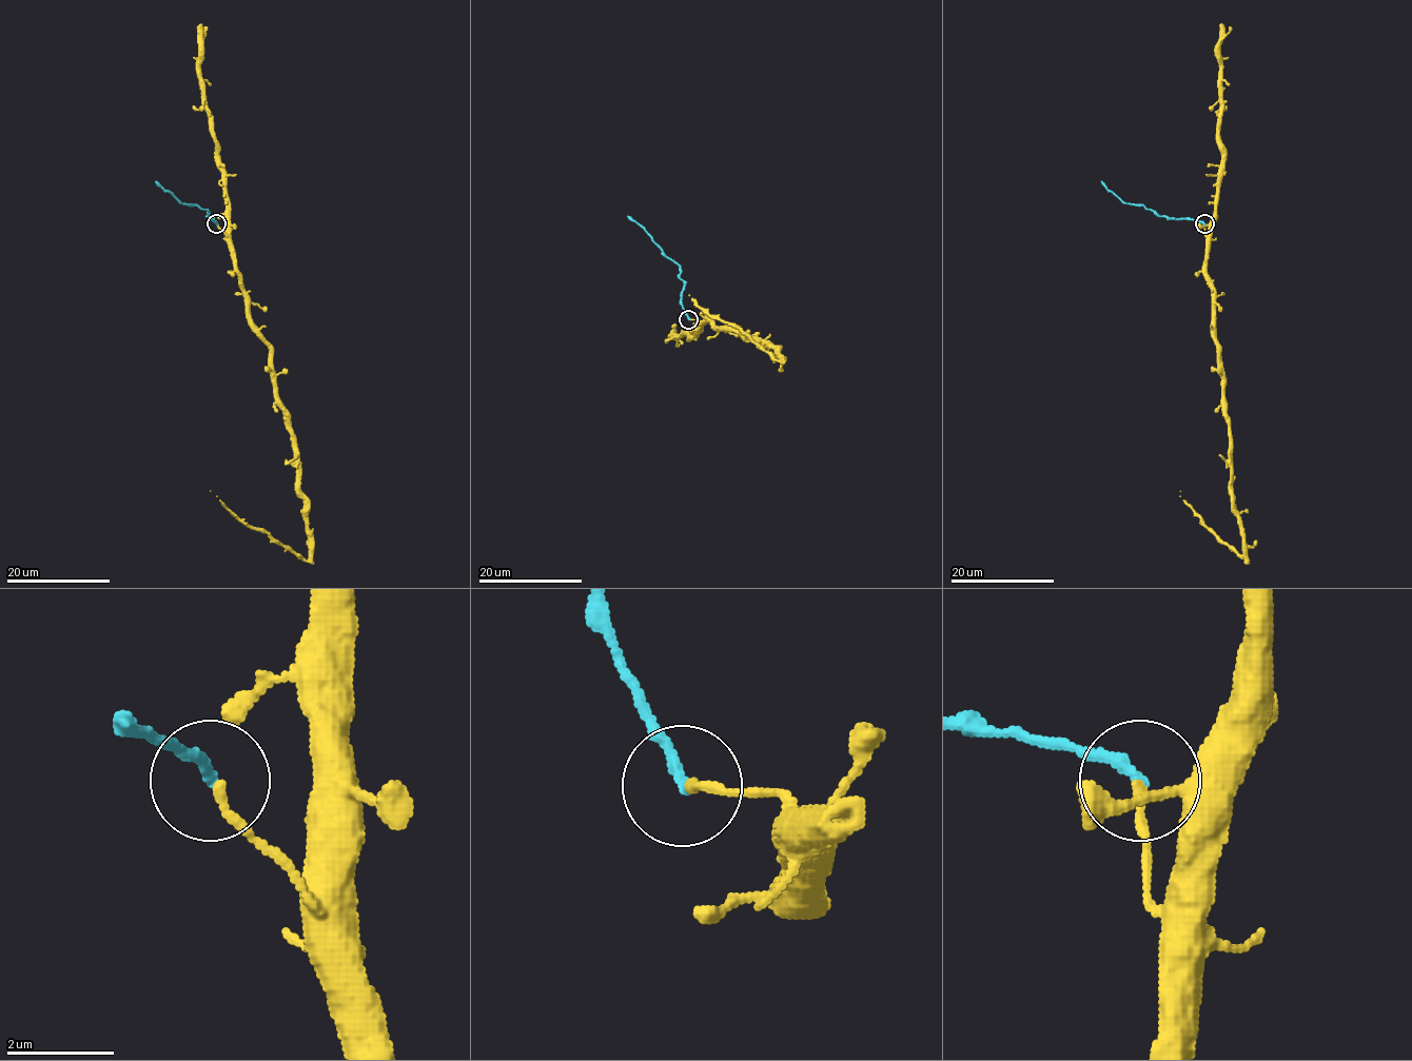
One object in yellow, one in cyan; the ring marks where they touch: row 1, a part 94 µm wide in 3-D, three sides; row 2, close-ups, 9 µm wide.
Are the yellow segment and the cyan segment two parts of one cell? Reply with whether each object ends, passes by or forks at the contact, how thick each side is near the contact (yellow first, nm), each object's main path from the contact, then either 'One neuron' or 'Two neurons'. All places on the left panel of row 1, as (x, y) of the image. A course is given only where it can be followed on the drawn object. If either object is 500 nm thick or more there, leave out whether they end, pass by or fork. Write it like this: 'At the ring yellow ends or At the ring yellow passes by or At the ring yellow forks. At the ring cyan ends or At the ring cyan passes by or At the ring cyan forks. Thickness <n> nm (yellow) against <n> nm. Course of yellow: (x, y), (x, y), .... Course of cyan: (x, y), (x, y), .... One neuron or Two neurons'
At the ring yellow ends. At the ring cyan ends. Thickness 170 nm (yellow) against 200 nm. Course of yellow: (217, 223), (227, 236), (247, 319), (269, 349), (274, 397), (294, 445), (309, 560), (242, 523), (210, 491). Course of cyan: (216, 223), (207, 216), (207, 211), (194, 204), (182, 204), (155, 181). Two neurons

